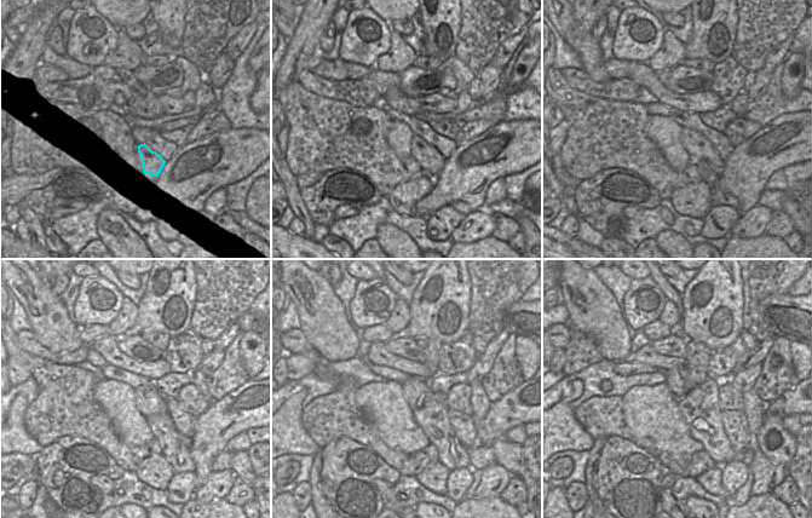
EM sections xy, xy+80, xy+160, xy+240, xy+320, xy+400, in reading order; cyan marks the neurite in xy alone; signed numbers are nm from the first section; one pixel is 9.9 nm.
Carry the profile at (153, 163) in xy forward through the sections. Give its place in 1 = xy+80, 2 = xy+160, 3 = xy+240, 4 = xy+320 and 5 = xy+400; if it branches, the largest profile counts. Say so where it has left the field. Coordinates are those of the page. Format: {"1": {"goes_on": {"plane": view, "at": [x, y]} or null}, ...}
{"1": {"goes_on": {"plane": "xy+80", "at": [425, 159]}}, "2": {"goes_on": {"plane": "xy+160", "at": [689, 138]}}, "3": {"goes_on": {"plane": "xy+240", "at": [149, 402]}}, "4": {"goes_on": {"plane": "xy+320", "at": [415, 390]}}, "5": {"goes_on": {"plane": "xy+400", "at": [674, 377]}}}

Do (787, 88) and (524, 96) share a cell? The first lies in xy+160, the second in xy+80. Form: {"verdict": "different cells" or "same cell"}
{"verdict": "different cells"}

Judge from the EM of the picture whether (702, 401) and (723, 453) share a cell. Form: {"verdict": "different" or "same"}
{"verdict": "same"}

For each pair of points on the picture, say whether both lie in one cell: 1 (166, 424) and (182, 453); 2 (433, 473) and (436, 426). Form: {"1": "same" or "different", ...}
{"1": "same", "2": "different"}

